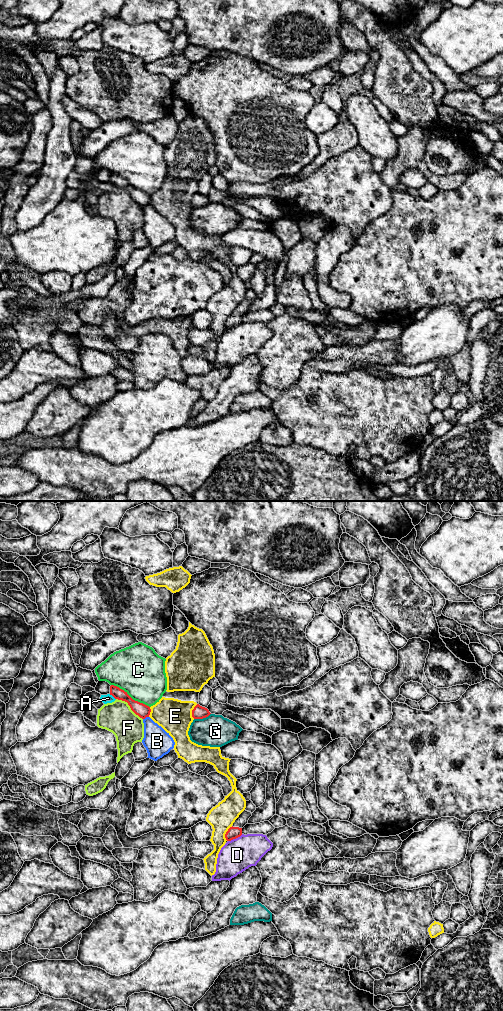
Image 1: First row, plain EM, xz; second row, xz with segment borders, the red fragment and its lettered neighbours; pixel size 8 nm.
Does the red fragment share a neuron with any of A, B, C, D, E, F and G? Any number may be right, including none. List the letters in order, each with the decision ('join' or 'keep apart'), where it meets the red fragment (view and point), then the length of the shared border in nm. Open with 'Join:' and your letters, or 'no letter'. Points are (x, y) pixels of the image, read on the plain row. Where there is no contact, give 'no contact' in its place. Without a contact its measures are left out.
Join: no letter
A: keep apart | xz (112, 183) | 70 nm
B: keep apart | xz (145, 205) | 50 nm
C: keep apart | xz (129, 184) | 360 nm
D: keep apart | xz (235, 326) | 130 nm
E: keep apart | xz (226, 321) | 130 nm
F: keep apart | xz (129, 193) | 280 nm
G: keep apart | xz (202, 206) | 140 nm

